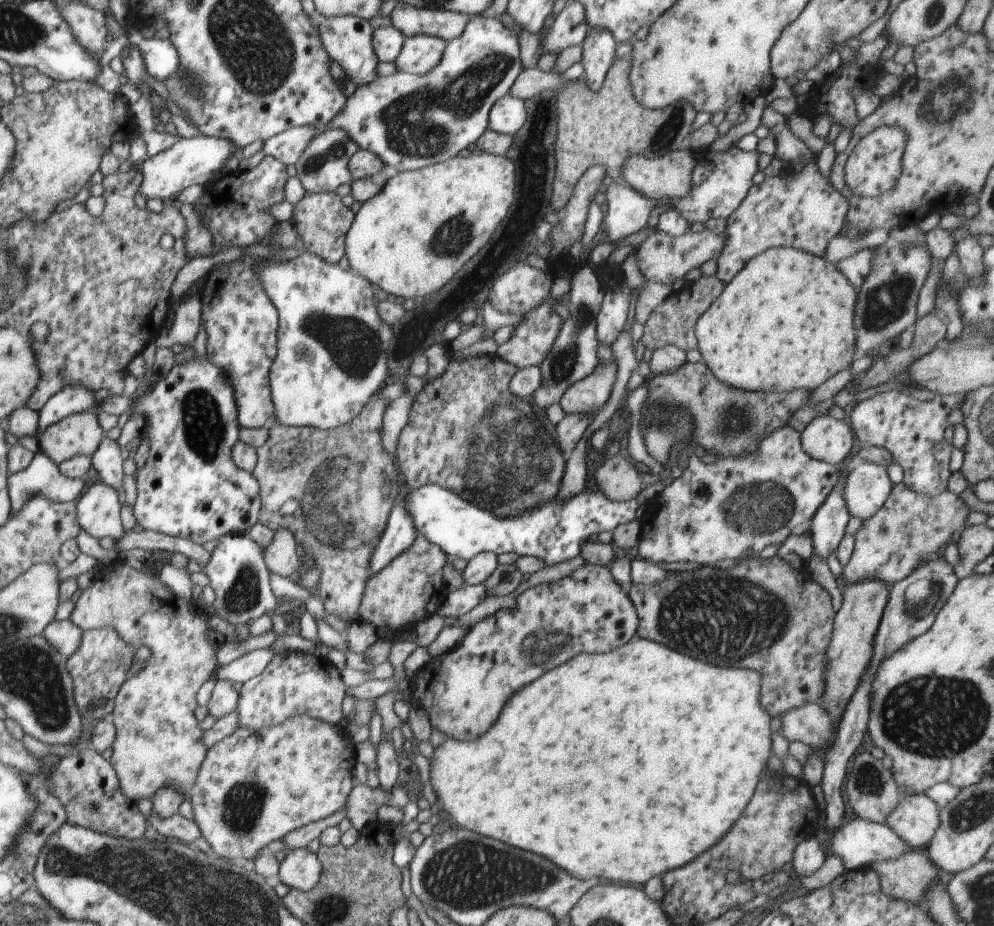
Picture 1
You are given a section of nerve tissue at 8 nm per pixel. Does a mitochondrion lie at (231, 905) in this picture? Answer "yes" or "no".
yes

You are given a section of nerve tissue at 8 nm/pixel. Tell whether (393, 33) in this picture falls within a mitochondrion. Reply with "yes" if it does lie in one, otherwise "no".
no

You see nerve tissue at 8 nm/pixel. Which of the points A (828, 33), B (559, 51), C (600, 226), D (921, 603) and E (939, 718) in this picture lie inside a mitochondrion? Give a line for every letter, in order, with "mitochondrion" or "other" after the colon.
A: mitochondrion
B: other
C: other
D: mitochondrion
E: mitochondrion

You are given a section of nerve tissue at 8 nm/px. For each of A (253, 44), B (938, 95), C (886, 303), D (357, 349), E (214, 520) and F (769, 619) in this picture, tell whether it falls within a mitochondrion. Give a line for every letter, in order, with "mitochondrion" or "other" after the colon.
A: mitochondrion
B: mitochondrion
C: mitochondrion
D: mitochondrion
E: other
F: mitochondrion

